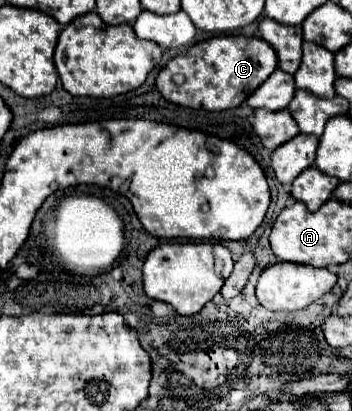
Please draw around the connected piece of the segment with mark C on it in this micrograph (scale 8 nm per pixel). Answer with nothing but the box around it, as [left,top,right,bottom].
[157,36,277,110]

